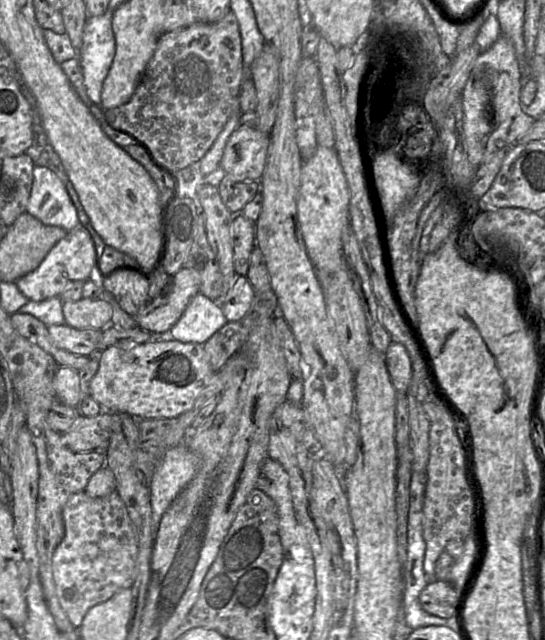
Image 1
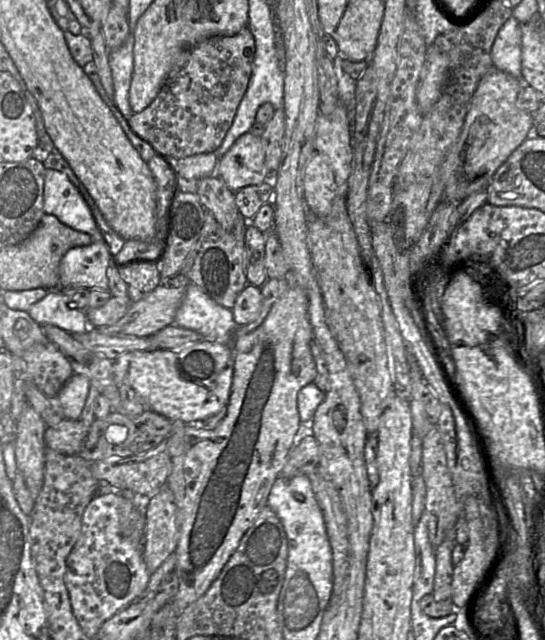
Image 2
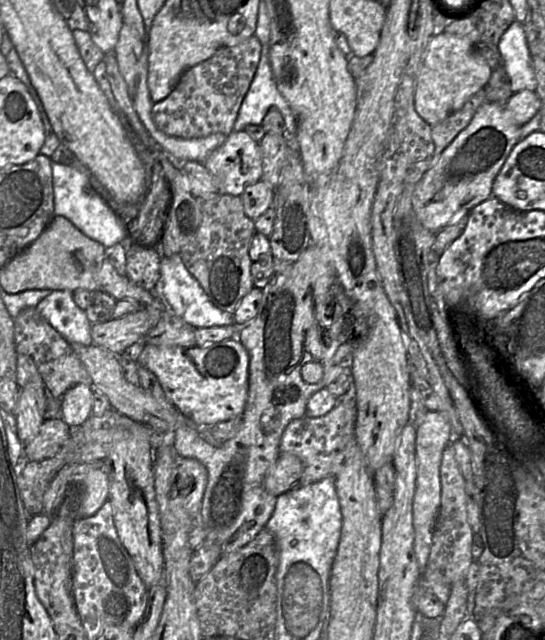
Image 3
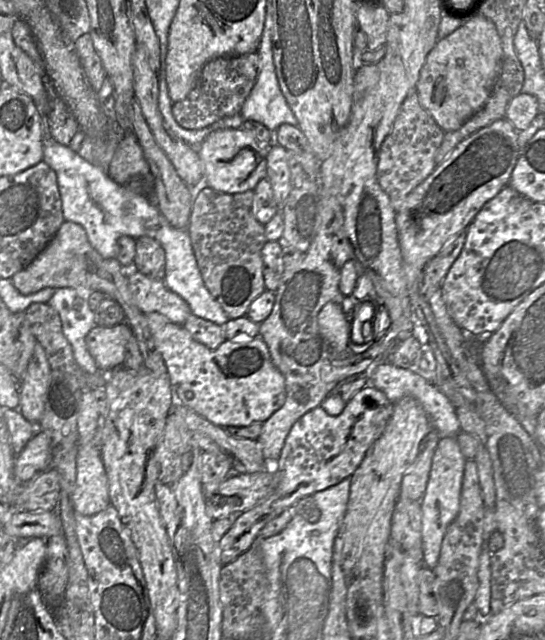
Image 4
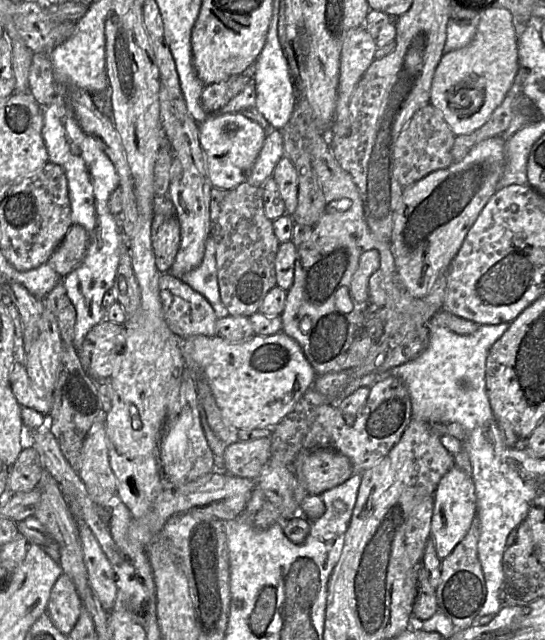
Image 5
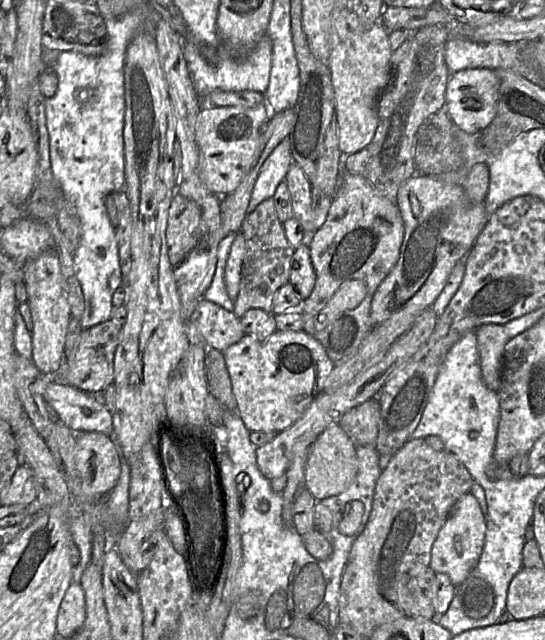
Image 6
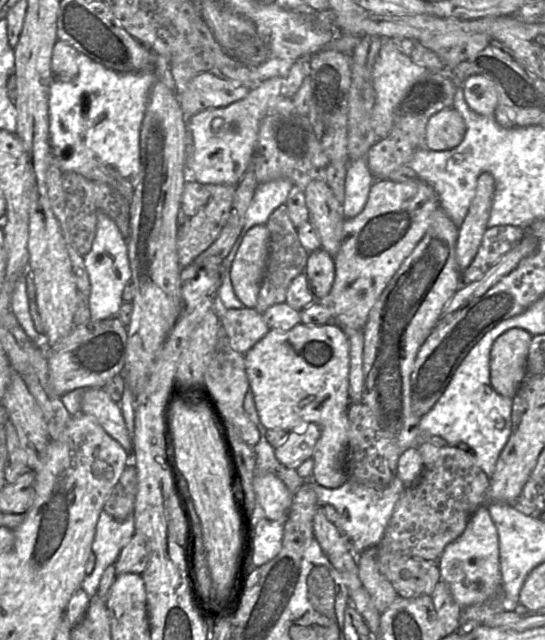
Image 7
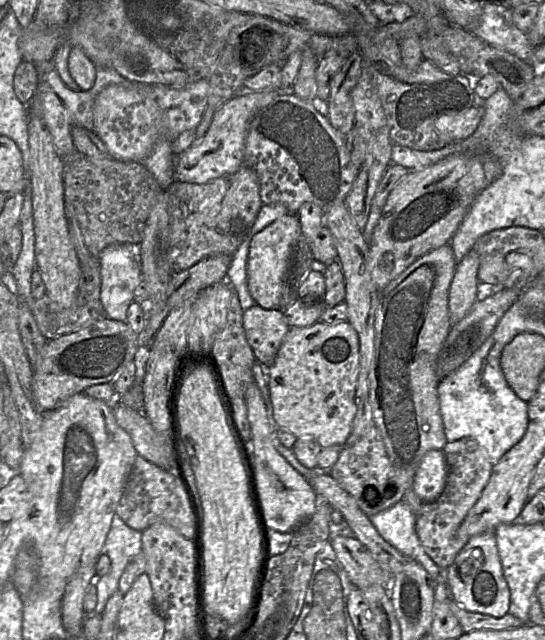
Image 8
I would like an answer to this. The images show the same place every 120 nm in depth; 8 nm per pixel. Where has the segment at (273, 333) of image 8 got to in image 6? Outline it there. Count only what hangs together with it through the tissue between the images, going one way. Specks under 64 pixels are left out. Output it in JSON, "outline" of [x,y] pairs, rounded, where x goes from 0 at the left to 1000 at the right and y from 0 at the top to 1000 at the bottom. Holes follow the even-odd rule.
{"outline":[[[374,466],[341,505],[341,523],[347,538],[374,534],[409,548],[451,520],[437,494]]]}

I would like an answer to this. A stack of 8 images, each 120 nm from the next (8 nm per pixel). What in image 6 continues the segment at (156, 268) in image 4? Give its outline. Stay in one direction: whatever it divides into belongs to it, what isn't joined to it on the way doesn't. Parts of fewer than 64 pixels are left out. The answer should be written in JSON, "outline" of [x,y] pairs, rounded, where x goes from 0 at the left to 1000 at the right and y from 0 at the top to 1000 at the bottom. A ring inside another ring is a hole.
{"outline":[[[321,302],[305,356],[308,403],[316,416],[330,413],[361,383],[367,342],[369,327],[361,317]]]}

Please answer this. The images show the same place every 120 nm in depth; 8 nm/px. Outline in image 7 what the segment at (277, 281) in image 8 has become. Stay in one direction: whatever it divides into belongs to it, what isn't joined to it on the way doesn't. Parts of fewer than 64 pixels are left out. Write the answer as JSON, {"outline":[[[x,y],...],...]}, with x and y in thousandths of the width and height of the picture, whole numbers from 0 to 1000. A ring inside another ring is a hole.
{"outline":[[[486,352],[457,358],[426,409],[422,434],[429,458],[451,481],[468,481],[488,420],[494,361]]]}

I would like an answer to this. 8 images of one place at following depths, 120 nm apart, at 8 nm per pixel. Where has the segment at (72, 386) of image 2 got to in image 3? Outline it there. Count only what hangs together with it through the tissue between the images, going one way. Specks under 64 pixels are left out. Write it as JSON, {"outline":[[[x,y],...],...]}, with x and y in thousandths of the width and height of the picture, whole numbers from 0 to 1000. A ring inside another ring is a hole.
{"outline":[[[141,600],[112,619],[114,656],[132,670],[150,666],[169,650],[172,609]]]}

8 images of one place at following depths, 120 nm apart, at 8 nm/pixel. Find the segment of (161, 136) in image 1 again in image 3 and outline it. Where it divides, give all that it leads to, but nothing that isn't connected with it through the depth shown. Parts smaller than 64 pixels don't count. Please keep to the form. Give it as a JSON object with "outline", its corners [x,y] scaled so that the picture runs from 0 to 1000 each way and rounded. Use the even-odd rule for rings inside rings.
{"outline":[[[464,55],[446,67],[402,75],[389,89],[334,116],[319,141],[279,167],[279,184],[299,208],[330,216],[367,216],[393,208],[420,211],[466,122],[479,72]]]}

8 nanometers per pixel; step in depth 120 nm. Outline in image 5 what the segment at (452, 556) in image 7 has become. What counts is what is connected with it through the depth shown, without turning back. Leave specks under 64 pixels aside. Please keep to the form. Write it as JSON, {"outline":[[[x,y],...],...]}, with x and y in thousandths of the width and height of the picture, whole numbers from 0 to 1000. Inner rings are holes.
{"outline":[[[833,728],[807,750],[796,770],[791,845],[807,875],[818,872],[857,834],[875,803],[875,778],[866,745]]]}

